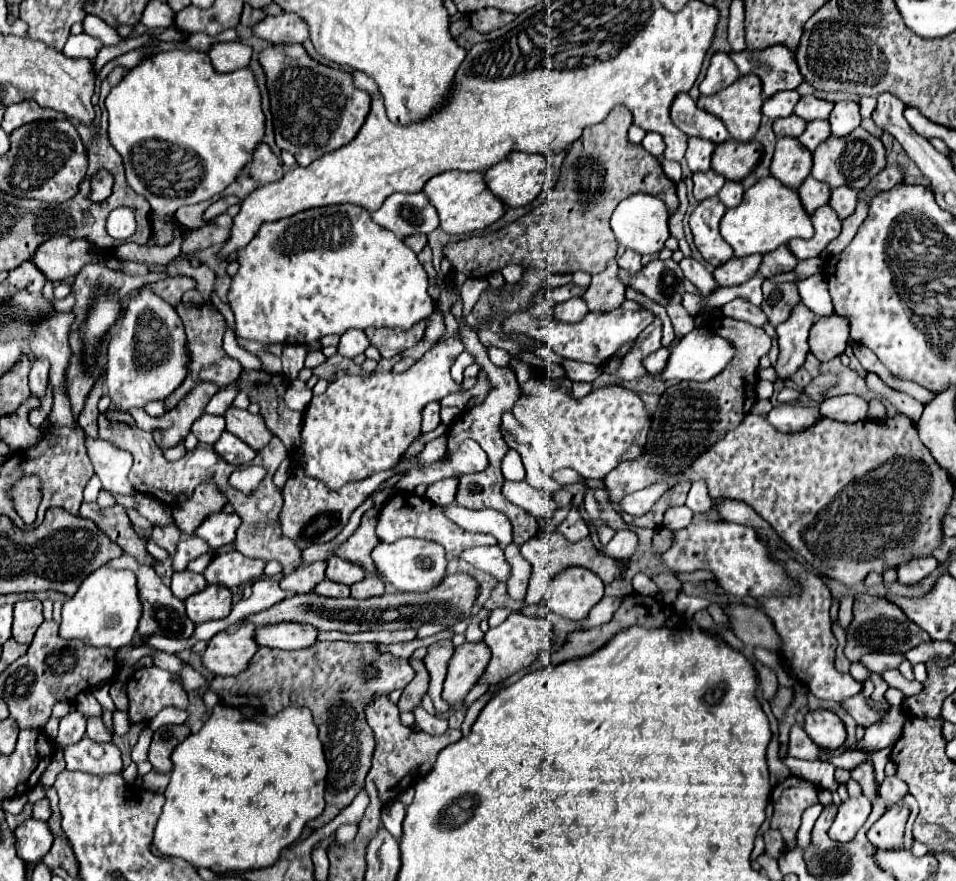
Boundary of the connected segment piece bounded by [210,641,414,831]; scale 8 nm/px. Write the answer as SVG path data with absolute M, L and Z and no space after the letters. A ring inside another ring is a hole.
M320 641L306 649L296 651L262 651L258 649L246 671L232 677L214 677L210 689L218 693L220 703L228 707L252 707L266 715L276 715L286 707L308 707L314 713L314 723L320 729L320 741L324 743L328 777L326 777L326 807L324 813L306 825L320 829L330 823L344 807L352 803L356 793L364 787L366 771L374 751L374 737L364 717L364 707L370 697L404 689L414 669L406 659L398 659L390 653L378 653L376 643L346 643L346 641ZM372 663L378 677L366 681L364 667Z

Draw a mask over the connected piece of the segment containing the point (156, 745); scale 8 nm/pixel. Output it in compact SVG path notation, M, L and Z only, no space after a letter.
M166 725L166 727L160 727L158 731L154 731L150 751L148 751L148 761L152 763L154 771L158 771L158 773L172 771L170 753L188 735L190 735L188 725Z

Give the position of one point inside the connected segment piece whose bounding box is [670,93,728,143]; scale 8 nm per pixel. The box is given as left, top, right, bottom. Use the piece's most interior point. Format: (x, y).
(694, 122)

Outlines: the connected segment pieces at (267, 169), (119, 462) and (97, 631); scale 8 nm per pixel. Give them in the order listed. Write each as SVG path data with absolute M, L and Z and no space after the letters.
M260 143L252 153L252 161L242 169L242 175L238 175L238 179L234 183L230 183L218 197L242 195L242 199L244 199L254 189L282 179L282 175L284 175L284 171L282 171L280 159L270 151L270 147L266 143Z
M84 437L88 457L92 461L94 473L100 477L102 487L110 493L118 495L134 495L136 489L128 481L130 471L130 455L124 451L118 451L118 447L110 447L110 443L100 439L88 439Z
M104 565L90 573L78 593L64 603L60 635L64 639L80 639L94 647L124 647L136 635L140 617L142 601L136 587L136 575L132 571L116 571Z

